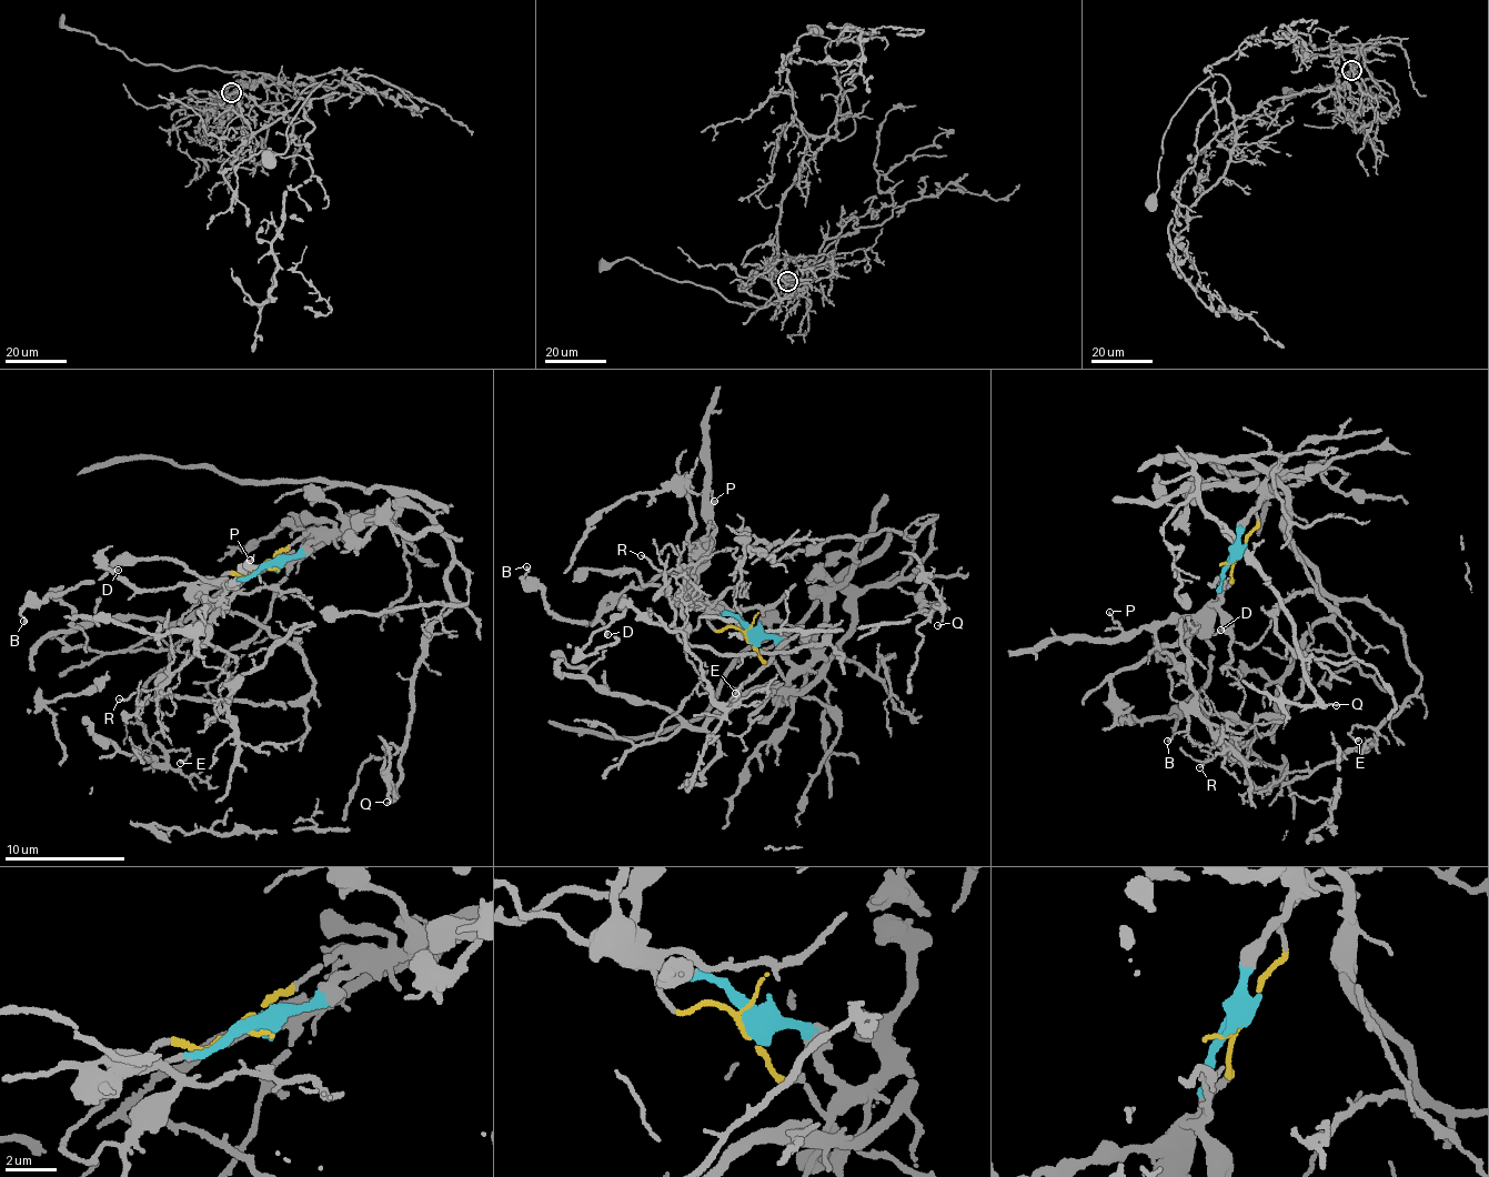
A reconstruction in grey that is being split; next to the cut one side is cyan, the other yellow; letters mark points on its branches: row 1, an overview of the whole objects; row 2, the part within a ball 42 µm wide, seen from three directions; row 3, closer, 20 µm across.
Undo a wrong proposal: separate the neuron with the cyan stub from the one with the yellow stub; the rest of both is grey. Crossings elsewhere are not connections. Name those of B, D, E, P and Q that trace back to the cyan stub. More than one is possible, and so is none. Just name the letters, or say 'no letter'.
E, Q

